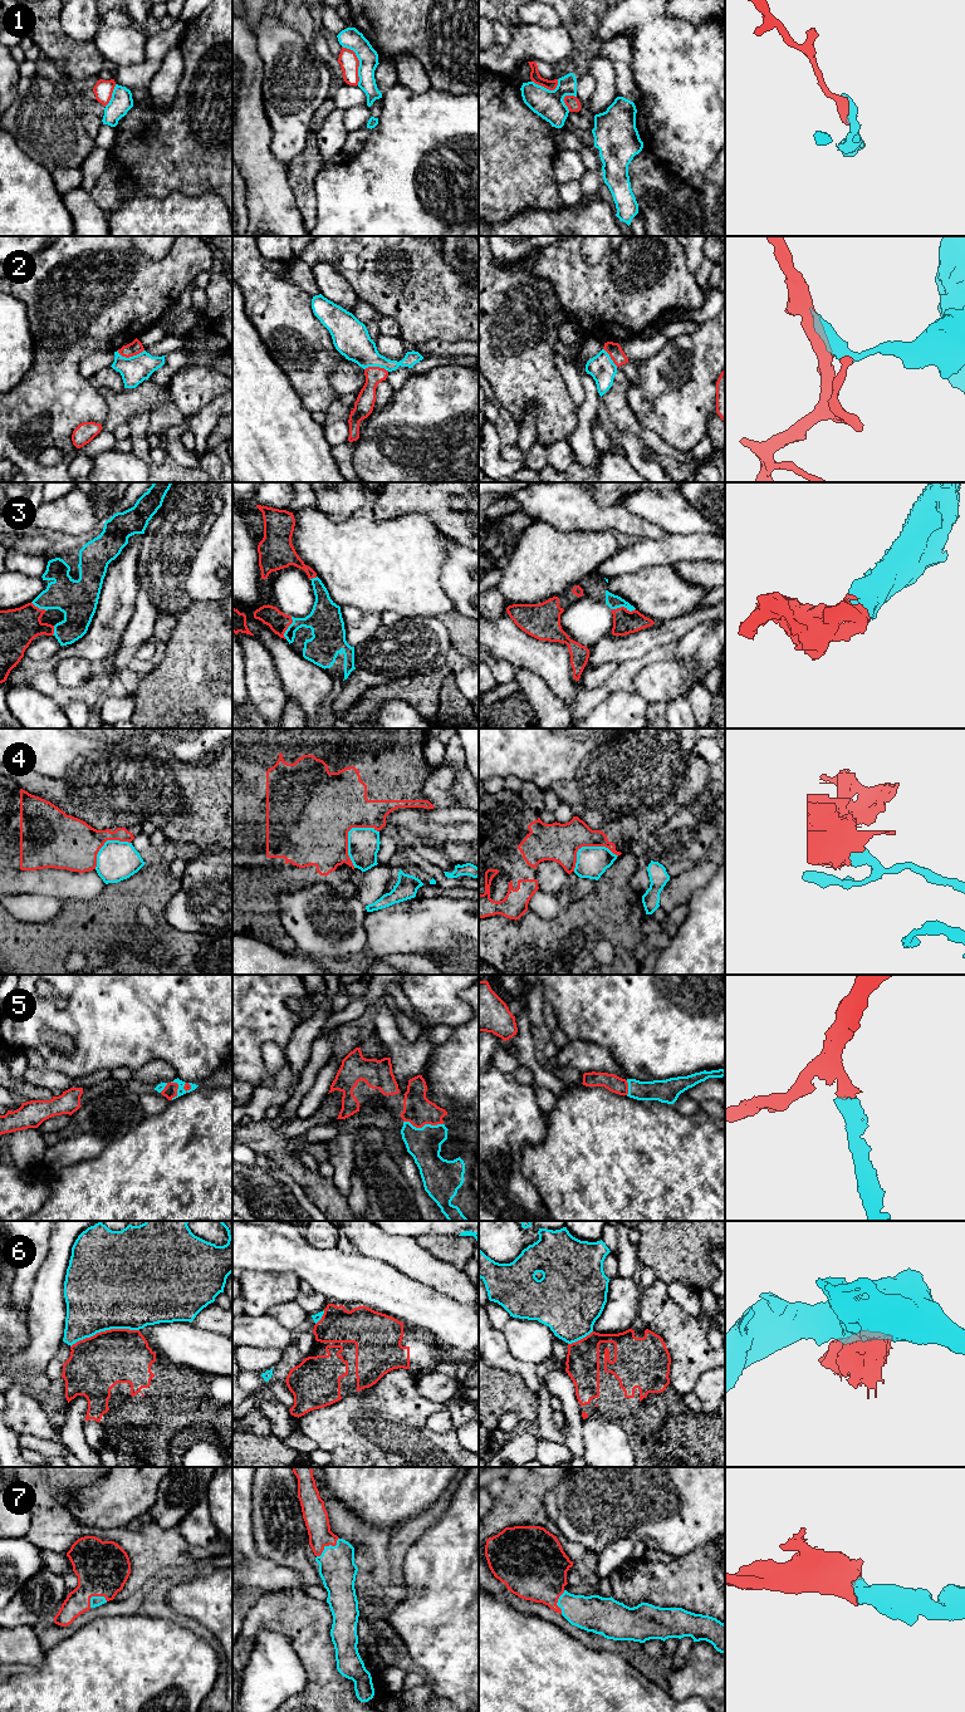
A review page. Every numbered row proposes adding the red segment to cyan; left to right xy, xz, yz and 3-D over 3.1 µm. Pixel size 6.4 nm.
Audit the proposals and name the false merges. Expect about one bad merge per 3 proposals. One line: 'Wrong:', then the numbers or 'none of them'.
Wrong: 1, 2, 4, 6

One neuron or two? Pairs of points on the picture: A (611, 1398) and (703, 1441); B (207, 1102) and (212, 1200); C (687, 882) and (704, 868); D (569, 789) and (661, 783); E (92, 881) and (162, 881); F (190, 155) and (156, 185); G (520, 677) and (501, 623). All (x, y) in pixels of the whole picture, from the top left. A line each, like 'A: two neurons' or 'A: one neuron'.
A: one neuron
B: one neuron
C: one neuron
D: one neuron
E: two neurons
F: one neuron
G: two neurons

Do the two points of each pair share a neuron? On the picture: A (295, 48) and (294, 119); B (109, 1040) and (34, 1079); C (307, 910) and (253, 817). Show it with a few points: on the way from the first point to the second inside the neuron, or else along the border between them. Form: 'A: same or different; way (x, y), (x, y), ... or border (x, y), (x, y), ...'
A: same; way (294, 65), (294, 102)
B: different; border (45, 1065), (77, 1078)
C: different; border (324, 883), (283, 892), (278, 915)

